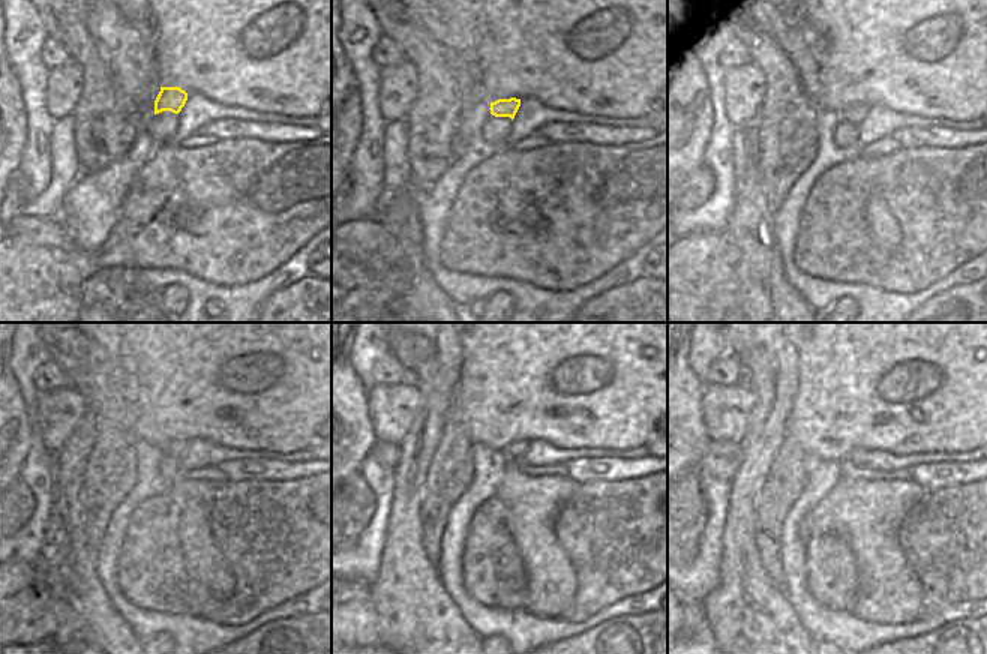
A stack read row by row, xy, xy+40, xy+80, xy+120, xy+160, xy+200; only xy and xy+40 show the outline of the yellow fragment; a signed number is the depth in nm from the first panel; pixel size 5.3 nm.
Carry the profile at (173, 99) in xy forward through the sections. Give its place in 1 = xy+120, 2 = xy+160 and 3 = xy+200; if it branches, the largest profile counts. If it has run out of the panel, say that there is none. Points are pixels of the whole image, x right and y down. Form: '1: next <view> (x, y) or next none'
1: next xy+120 (176, 449)
2: next xy+160 (513, 450)
3: next xy+200 (860, 455)

